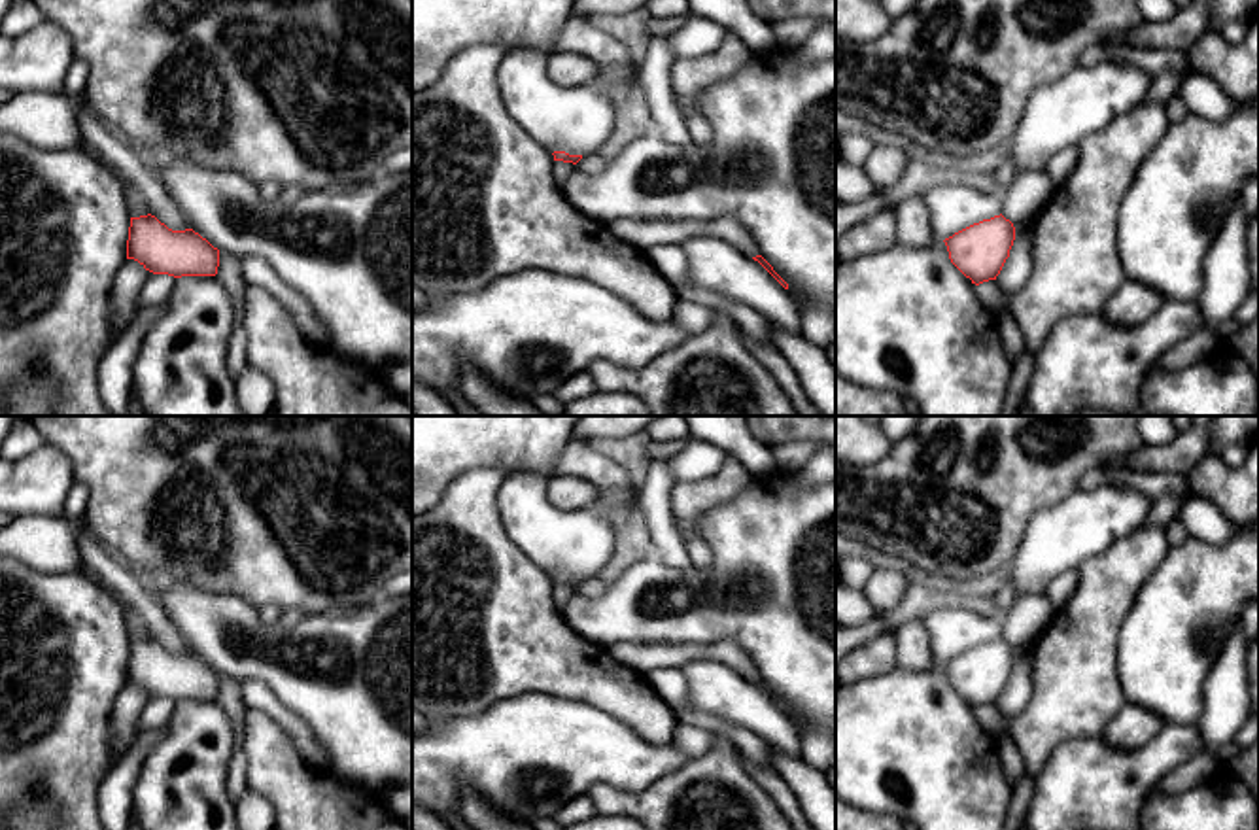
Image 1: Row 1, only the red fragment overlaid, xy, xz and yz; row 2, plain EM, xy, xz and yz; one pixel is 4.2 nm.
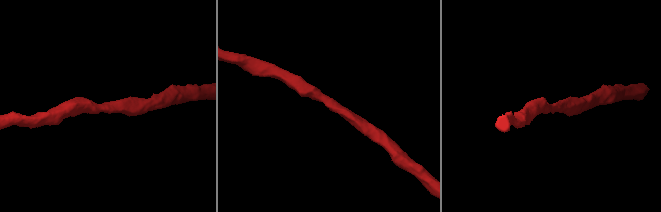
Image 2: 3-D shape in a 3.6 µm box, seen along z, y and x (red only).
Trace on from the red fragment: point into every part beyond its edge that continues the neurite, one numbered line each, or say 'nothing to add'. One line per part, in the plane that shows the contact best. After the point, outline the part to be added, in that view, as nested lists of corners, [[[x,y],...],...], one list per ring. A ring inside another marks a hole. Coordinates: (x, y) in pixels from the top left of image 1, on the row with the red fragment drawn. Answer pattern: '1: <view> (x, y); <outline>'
nothing to add

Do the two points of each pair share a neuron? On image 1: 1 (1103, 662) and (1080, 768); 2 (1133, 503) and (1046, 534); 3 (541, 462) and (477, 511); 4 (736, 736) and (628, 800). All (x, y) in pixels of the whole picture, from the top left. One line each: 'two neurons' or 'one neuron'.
1: two neurons
2: one neuron
3: two neurons
4: two neurons

